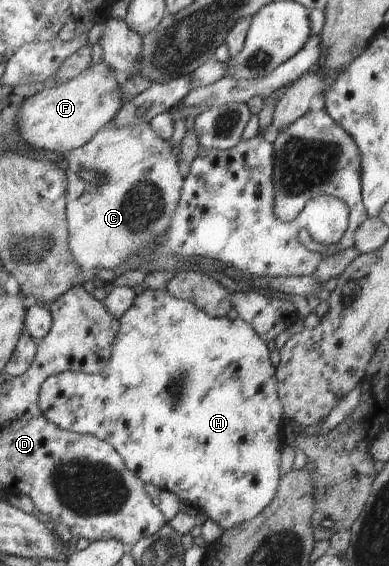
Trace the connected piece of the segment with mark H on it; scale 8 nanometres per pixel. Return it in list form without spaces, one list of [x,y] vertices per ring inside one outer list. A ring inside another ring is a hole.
[[[166,288],[163,290],[147,289],[138,294],[133,306],[120,318],[120,326],[121,328],[119,329],[118,337],[115,339],[115,344],[112,346],[112,355],[109,364],[107,364],[104,371],[101,371],[101,374],[92,375],[79,373],[78,371],[65,371],[63,374],[50,376],[46,382],[43,383],[39,397],[39,404],[42,407],[42,411],[46,414],[46,417],[63,429],[75,431],[77,433],[95,434],[97,438],[107,440],[111,446],[115,446],[115,450],[119,450],[119,454],[123,456],[123,460],[125,460],[127,466],[130,467],[130,469],[134,471],[145,484],[153,484],[161,490],[174,492],[180,500],[183,500],[183,502],[189,502],[189,504],[197,506],[197,508],[204,513],[204,516],[207,516],[207,519],[211,520],[211,522],[215,522],[215,524],[217,524],[223,531],[255,518],[271,502],[271,500],[273,500],[273,496],[275,496],[281,478],[281,472],[279,472],[279,458],[281,458],[281,452],[284,446],[284,438],[281,430],[283,429],[282,420],[285,417],[281,410],[279,397],[276,393],[275,371],[269,362],[269,352],[265,347],[265,343],[257,336],[257,334],[255,334],[255,331],[241,319],[236,318],[234,321],[231,321],[227,319],[227,317],[213,318],[205,311],[199,310],[199,307],[196,307],[194,303],[185,302],[183,299],[175,298],[173,294],[169,294],[169,290]]]

